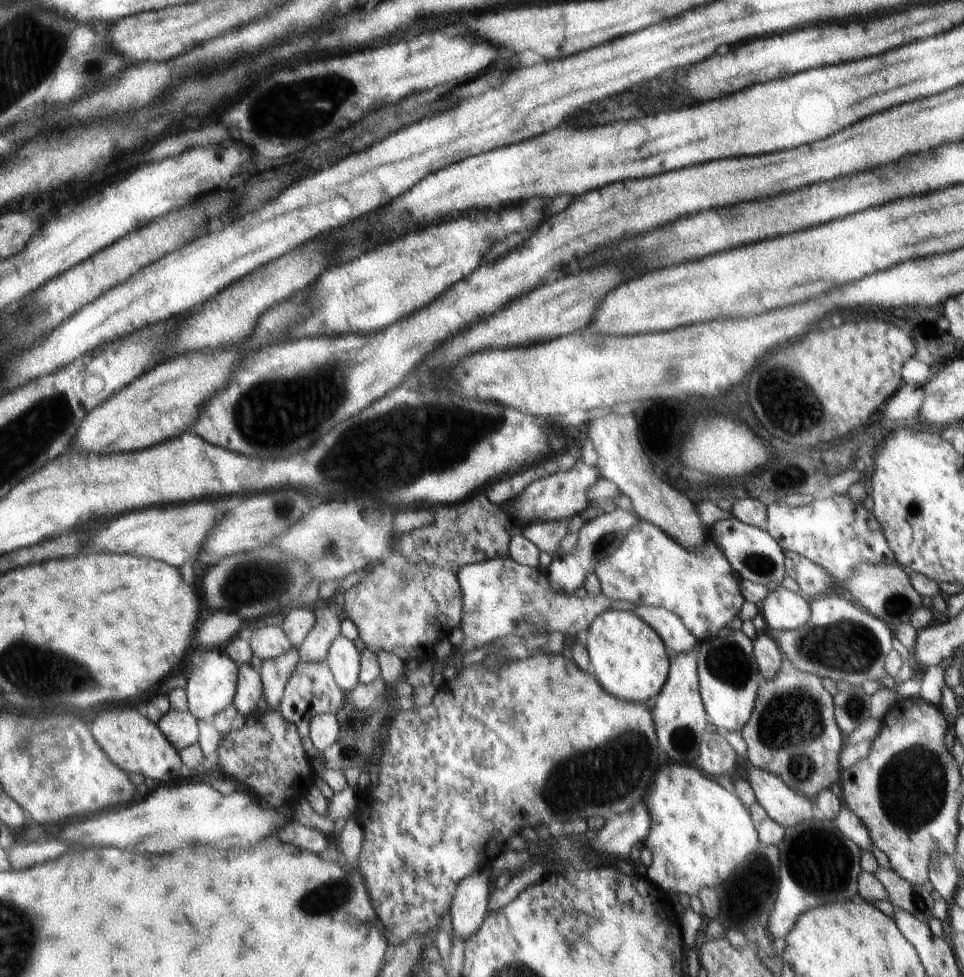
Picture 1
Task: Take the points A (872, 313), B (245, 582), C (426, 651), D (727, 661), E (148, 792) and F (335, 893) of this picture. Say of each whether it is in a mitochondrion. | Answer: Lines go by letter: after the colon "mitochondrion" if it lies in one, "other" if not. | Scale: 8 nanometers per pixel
A: other
B: mitochondrion
C: other
D: mitochondrion
E: other
F: mitochondrion

